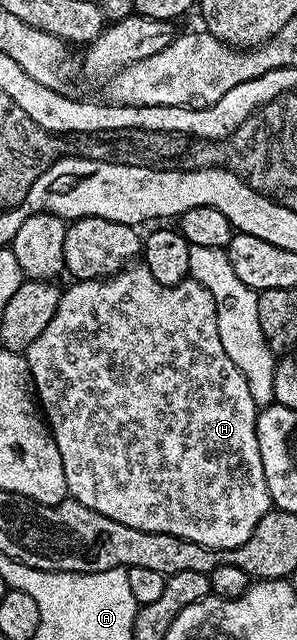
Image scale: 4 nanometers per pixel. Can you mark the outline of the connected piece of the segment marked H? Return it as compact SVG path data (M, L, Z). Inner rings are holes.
M140 262L123 268L121 272L115 272L113 276L108 276L105 280L77 280L69 285L69 288L65 287L61 291L58 310L54 314L54 318L50 318L50 326L46 326L46 330L42 330L42 334L38 334L38 338L34 338L34 342L26 353L28 375L34 389L35 399L42 409L48 431L52 433L54 442L58 446L58 454L62 454L62 470L66 470L68 496L77 500L82 506L86 506L98 514L104 514L106 518L114 518L114 522L122 522L122 526L134 526L134 530L174 534L186 538L190 542L198 542L198 546L206 546L213 550L242 546L242 542L246 542L246 538L250 538L250 534L254 534L254 526L258 526L258 522L262 522L262 518L273 507L273 503L270 498L270 490L266 486L266 474L262 470L262 454L258 450L258 434L256 433L258 409L254 398L250 398L250 386L246 386L246 378L242 374L242 370L238 370L238 366L234 366L234 362L230 362L226 350L222 350L222 338L218 338L216 307L214 306L214 298L210 298L210 290L206 290L206 286L202 286L191 278L174 286L162 286L158 282L154 282L154 274L150 274L150 270Z

